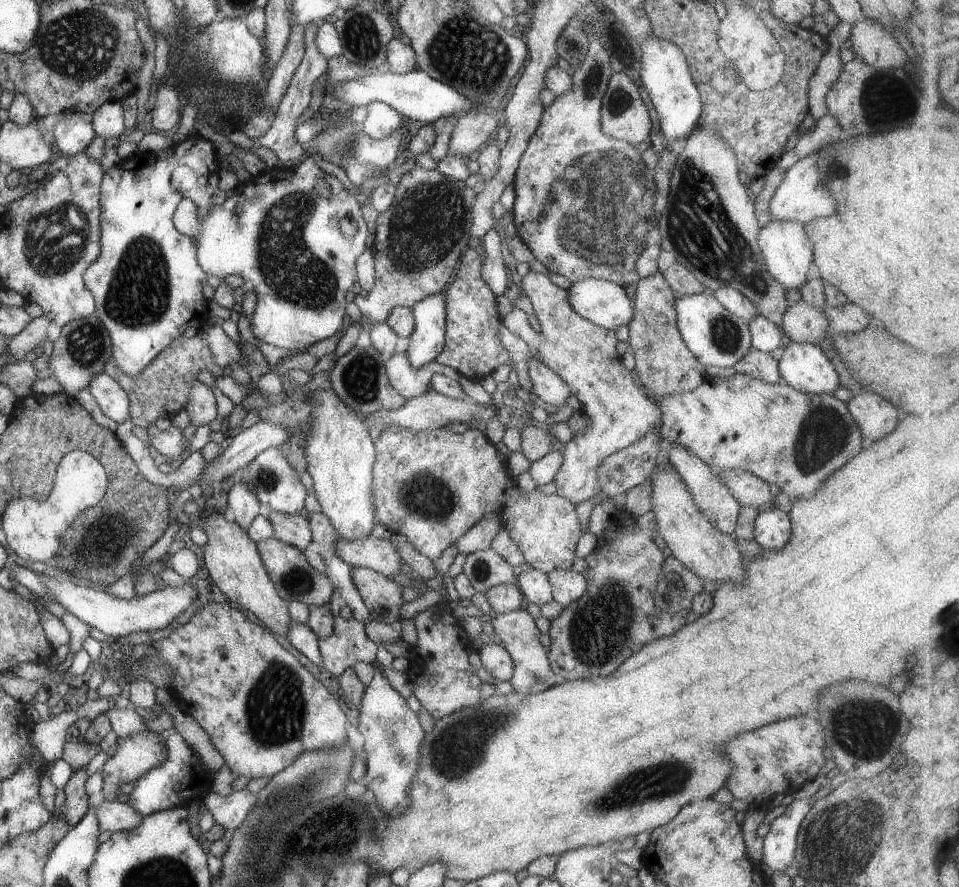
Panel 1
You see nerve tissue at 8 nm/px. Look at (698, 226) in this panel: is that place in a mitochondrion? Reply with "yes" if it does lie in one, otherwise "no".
yes

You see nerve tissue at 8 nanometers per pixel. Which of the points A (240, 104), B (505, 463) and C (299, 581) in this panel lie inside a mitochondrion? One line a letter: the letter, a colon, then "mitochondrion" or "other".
A: other
B: other
C: mitochondrion

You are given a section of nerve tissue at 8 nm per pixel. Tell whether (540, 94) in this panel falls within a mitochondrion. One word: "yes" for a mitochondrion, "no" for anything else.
no

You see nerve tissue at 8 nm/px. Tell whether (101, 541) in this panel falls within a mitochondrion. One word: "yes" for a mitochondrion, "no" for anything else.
yes

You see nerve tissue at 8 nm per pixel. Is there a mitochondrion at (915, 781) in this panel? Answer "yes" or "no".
no

